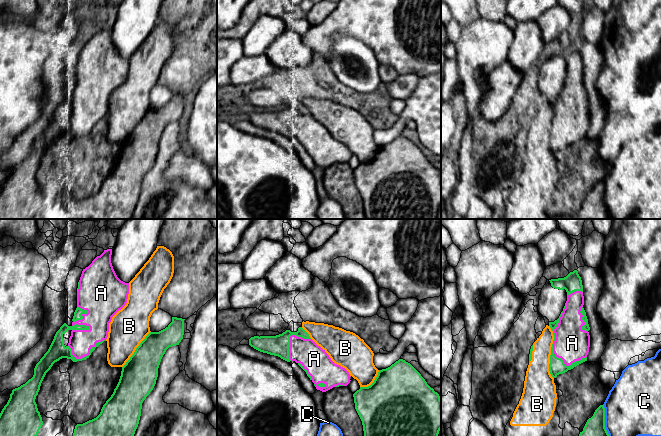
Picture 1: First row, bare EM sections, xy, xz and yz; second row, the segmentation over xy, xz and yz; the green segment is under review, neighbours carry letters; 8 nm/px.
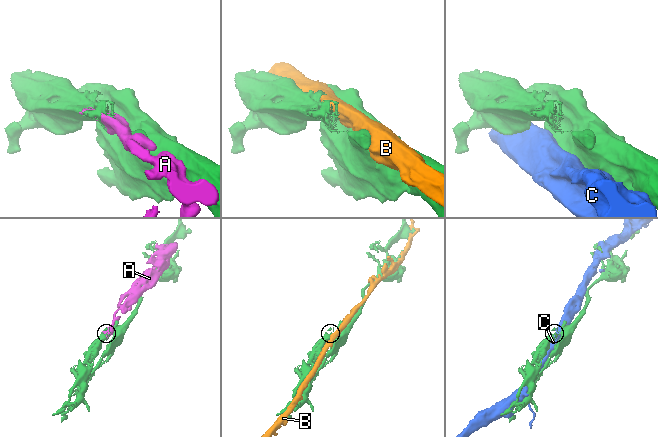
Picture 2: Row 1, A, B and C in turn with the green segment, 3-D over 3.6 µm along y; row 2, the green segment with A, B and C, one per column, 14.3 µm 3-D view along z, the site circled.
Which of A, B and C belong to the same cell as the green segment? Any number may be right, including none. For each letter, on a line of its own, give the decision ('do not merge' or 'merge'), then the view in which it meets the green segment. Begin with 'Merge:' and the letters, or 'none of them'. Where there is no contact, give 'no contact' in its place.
Merge: A
A: merge | yz
B: do not merge | yz
C: do not merge | yz

